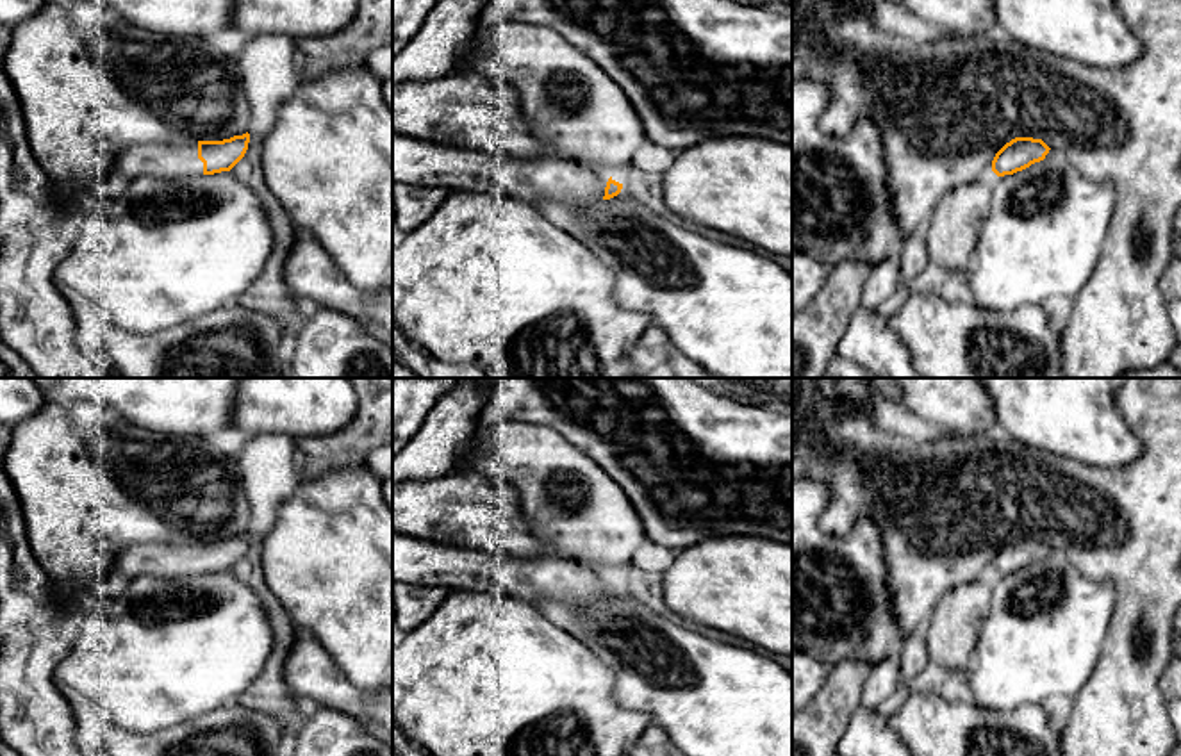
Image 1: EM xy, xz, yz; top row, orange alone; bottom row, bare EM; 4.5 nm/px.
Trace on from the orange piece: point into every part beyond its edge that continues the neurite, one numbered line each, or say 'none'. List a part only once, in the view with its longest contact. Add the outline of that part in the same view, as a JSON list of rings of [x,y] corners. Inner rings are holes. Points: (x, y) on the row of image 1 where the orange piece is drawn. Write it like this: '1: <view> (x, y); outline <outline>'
1: xy (172, 161); outline [[[146,143],[123,150],[112,169],[112,184],[137,177],[191,178],[203,175],[203,162],[198,159],[198,143],[157,144]]]

